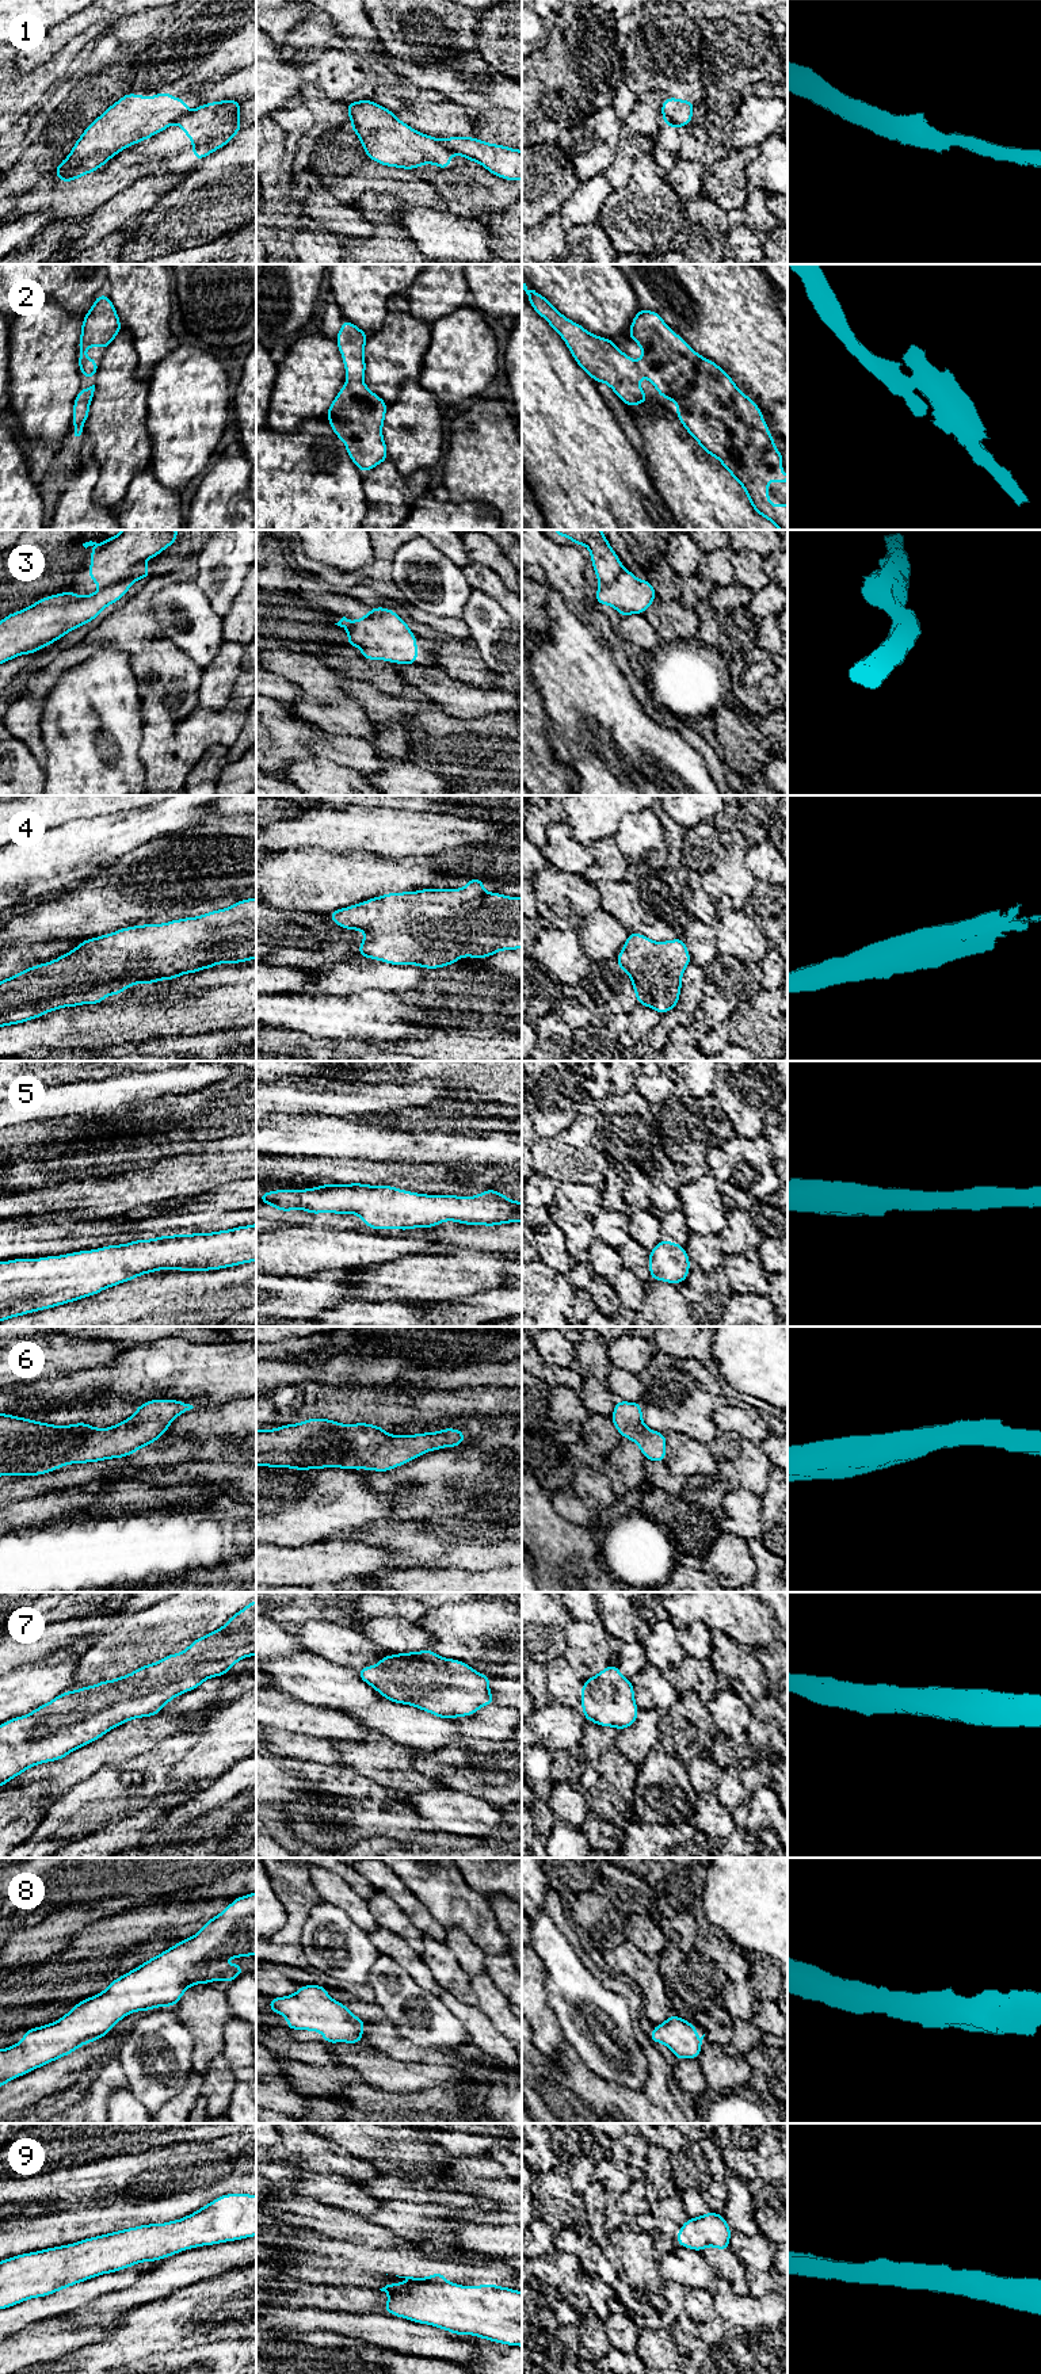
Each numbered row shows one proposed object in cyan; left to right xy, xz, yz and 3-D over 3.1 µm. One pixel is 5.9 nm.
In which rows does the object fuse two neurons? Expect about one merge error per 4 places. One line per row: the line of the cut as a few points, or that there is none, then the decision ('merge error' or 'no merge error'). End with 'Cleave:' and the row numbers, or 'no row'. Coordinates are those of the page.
1: cut yz (663, 114), (679, 128); merge error
2: cut none; no merge error
3: cut xy (143, 564), (137, 564), (124, 577), (102, 587); merge error
4: cut none; no merge error
5: cut none; no merge error
6: cut none; no merge error
7: cut none; no merge error
8: cut none; no merge error
9: cut none; no merge error
Cleave: 1, 3

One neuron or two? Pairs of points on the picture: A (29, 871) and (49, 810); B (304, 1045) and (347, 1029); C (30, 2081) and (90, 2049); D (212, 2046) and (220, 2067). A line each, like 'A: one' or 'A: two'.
A: two
B: two
C: one
D: two

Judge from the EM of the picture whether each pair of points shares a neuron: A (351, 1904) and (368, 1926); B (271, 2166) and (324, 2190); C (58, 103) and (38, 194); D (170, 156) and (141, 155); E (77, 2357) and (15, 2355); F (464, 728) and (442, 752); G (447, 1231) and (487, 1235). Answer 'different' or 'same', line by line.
A: same
B: same
C: different
D: same
E: different
F: same
G: same

